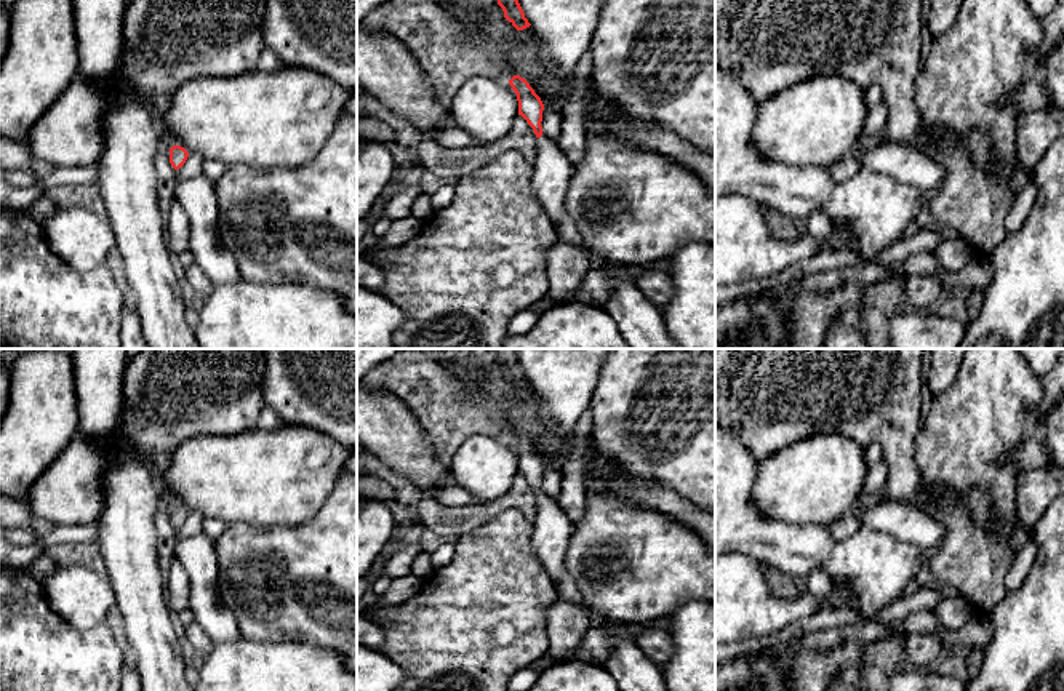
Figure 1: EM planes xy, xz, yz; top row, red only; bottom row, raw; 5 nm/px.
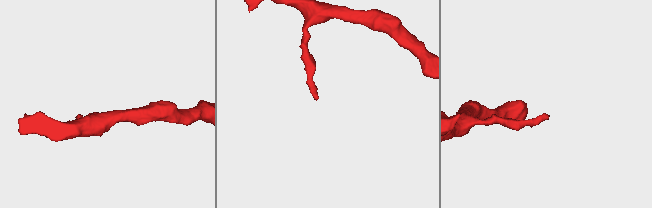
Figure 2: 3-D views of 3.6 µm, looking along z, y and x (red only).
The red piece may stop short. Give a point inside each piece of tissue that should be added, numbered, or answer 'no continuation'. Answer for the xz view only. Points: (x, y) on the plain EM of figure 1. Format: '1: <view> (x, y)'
1: xz (552, 531)

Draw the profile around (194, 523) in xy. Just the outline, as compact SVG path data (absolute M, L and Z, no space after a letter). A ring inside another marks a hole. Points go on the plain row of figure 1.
M189 512L186 521L178 528L178 541L202 533L205 517L198 512Z

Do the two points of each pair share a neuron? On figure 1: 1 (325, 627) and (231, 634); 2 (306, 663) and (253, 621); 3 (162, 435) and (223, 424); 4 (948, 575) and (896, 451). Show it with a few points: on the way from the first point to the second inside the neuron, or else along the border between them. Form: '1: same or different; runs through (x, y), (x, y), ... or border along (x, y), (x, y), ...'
1: different; border along (221, 600), (234, 618), (242, 637)
2: different; border along (244, 637), (258, 642), (308, 642), (317, 647)
3: same; runs through (176, 424), (208, 424)
4: different; border along (916, 459), (924, 487), (909, 503)

